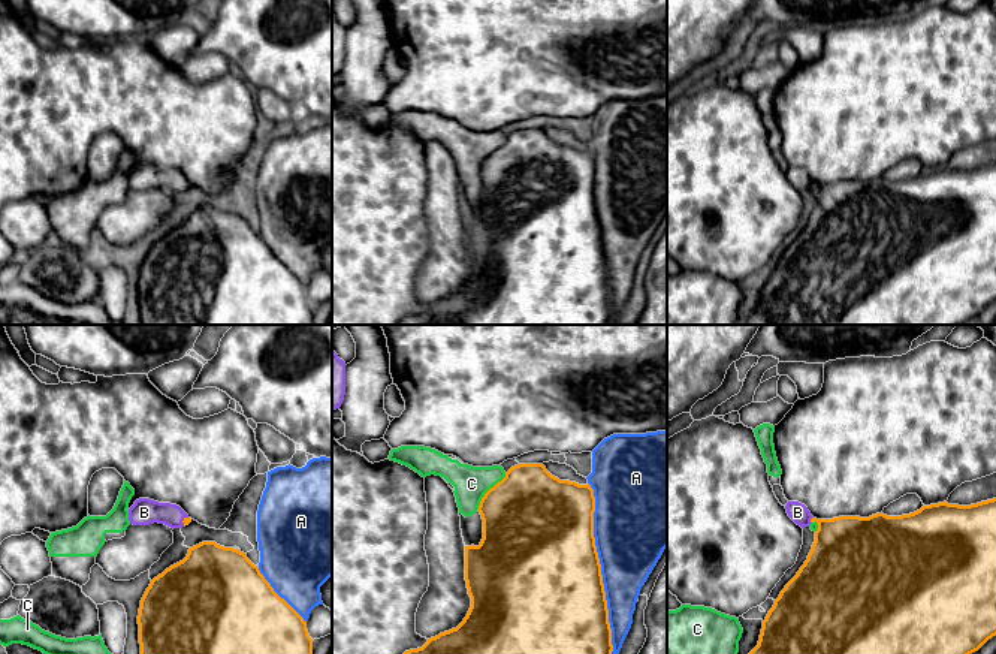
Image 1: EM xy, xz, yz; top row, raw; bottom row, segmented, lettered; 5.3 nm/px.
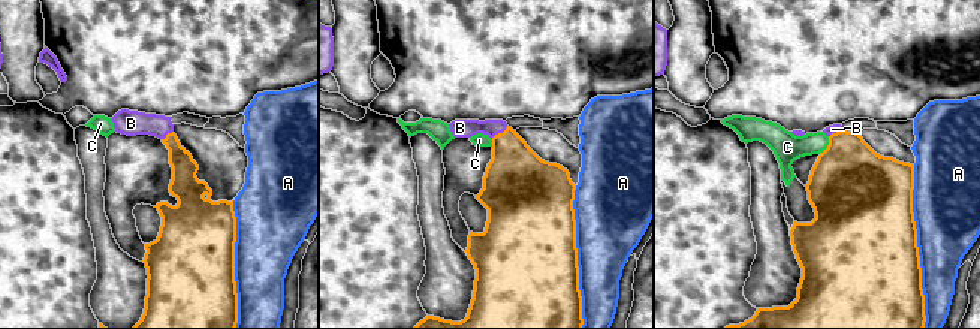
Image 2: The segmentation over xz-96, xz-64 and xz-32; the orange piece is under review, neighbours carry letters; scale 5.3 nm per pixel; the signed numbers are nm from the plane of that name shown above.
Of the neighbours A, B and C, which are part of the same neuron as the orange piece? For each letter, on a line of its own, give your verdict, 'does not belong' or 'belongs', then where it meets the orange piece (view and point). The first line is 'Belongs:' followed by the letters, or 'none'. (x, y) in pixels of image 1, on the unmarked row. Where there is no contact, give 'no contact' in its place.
Belongs: B
A: does not belong; meets orange in xz at (600, 235)
B: belongs; meets orange in yz at (811, 184)
C: does not belong; meets orange in xz at (488, 156)

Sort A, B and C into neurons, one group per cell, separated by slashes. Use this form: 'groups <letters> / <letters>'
groups A / B / C

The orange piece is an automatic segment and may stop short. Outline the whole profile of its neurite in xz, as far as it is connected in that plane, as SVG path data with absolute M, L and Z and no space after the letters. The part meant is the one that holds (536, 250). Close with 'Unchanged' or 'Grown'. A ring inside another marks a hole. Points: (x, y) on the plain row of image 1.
M519 129L491 153L480 166L483 204L479 211L465 211L465 245L471 272L464 286L449 296L440 298L417 314L405 316L398 325L609 325L613 316L609 274L601 239L601 229L594 202L595 162L591 150L559 145L543 129Z. Unchanged

